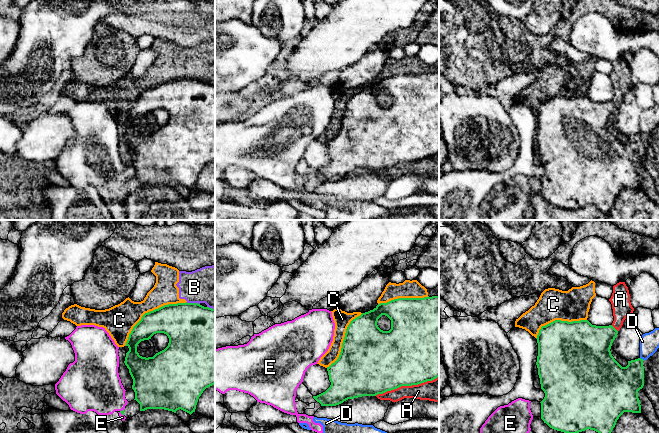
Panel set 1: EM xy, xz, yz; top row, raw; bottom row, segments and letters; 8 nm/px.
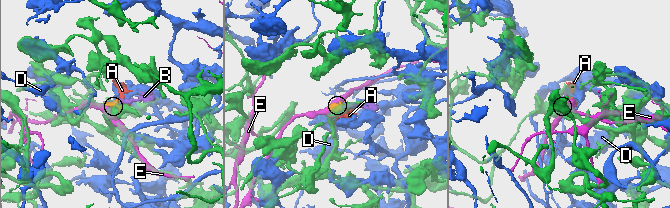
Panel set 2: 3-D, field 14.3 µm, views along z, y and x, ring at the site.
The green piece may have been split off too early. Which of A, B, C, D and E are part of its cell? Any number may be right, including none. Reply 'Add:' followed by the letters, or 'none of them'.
Add: none of them

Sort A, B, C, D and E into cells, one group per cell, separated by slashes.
A / B C / D / E

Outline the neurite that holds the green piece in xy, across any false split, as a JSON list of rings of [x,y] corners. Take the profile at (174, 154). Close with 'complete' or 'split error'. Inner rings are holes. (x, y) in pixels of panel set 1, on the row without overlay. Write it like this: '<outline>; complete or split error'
[[[187,78],[164,81],[142,92],[125,122],[129,127],[124,139],[133,155],[134,176],[140,180],[140,187],[164,185],[176,189],[181,185],[191,191],[203,167],[215,160],[215,85]],[[156,109],[168,112],[168,122],[153,133],[140,132],[137,121]]]; complete

